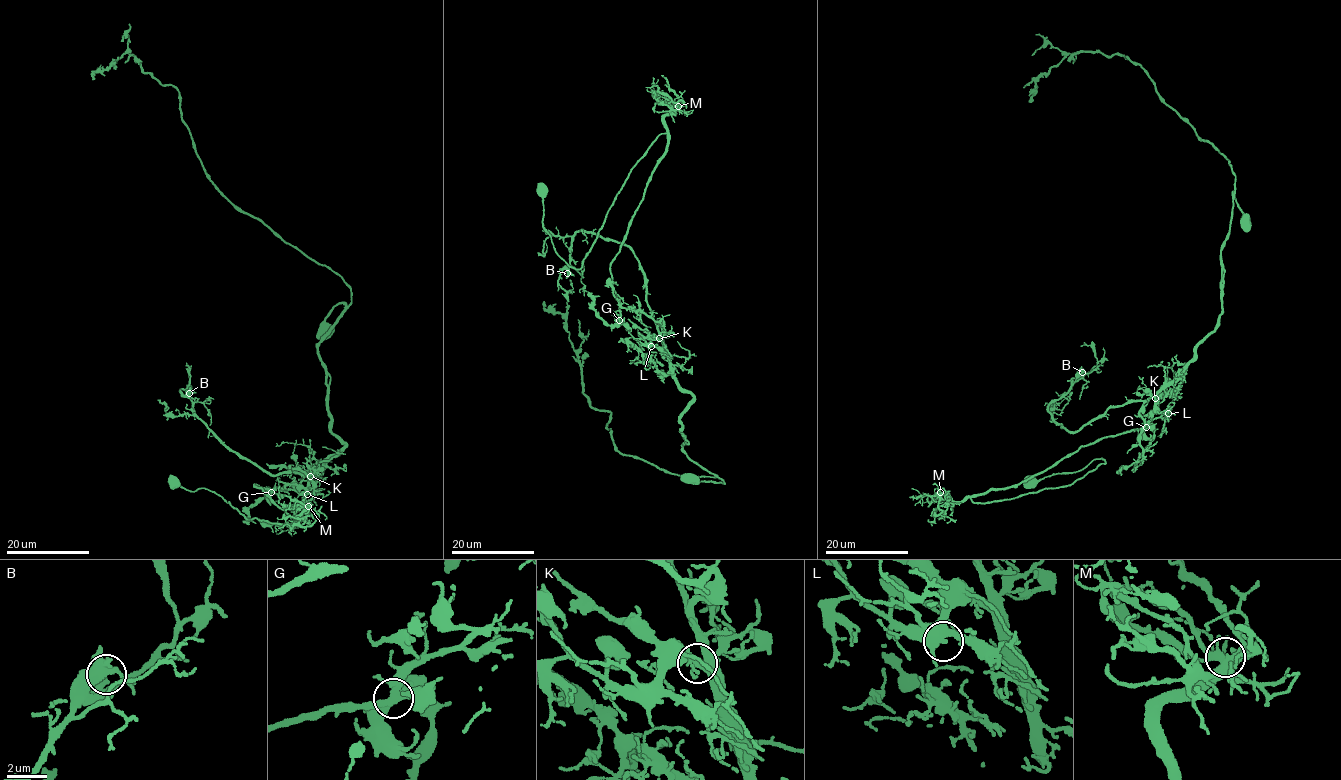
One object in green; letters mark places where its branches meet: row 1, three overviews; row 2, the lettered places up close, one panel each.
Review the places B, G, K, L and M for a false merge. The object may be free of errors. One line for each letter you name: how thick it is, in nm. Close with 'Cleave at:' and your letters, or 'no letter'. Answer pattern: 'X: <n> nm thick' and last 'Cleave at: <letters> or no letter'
G: 400 nm thick
Cleave at: G

